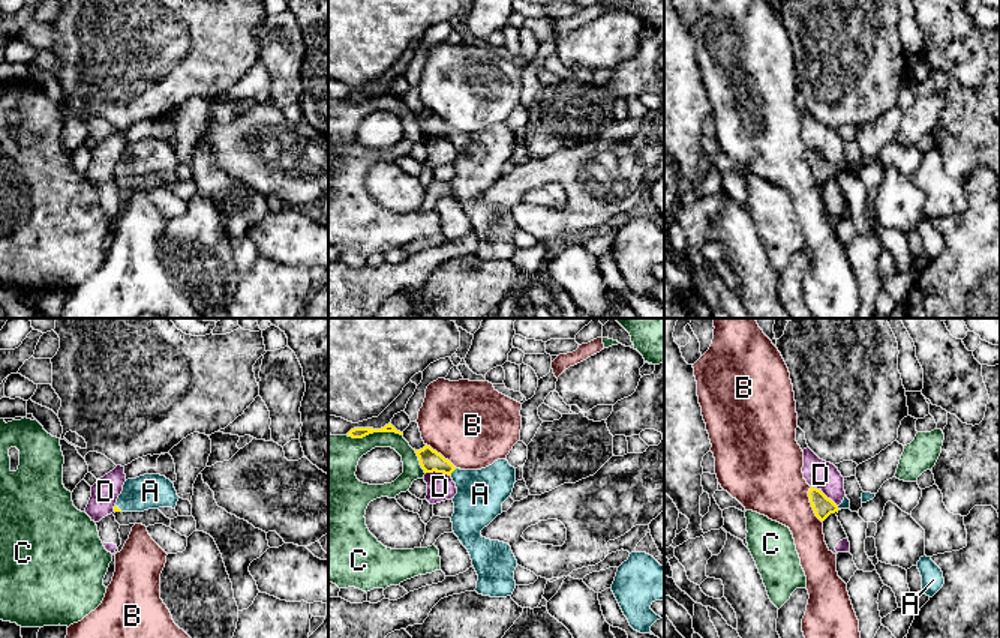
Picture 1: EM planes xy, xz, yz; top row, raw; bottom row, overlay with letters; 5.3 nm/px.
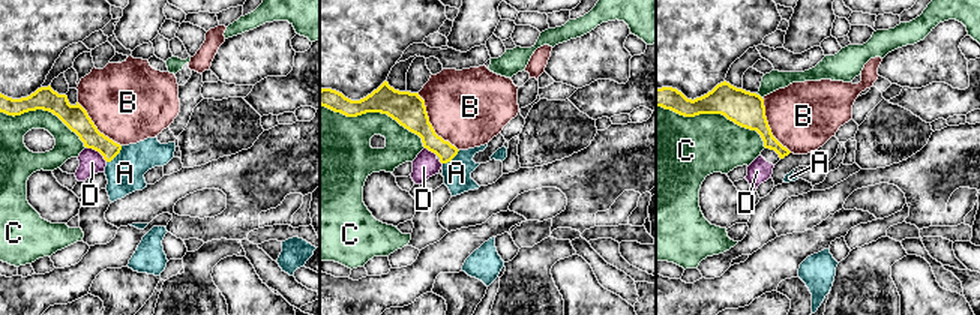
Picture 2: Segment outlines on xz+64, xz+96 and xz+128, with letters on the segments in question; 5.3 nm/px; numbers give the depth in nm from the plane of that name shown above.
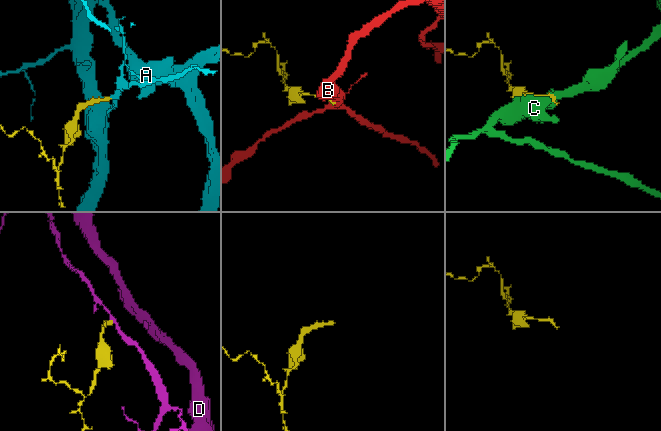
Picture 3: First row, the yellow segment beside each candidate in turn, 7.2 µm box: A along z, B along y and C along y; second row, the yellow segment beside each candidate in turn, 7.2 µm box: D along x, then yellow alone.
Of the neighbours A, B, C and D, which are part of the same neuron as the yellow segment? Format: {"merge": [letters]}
{"merge": ["A"]}

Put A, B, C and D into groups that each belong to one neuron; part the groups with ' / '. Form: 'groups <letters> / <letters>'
groups A / B / C / D

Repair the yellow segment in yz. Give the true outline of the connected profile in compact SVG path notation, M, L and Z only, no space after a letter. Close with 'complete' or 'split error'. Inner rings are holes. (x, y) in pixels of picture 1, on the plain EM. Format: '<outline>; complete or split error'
M813 150L808 155L808 161L810 161L811 171L820 185L825 185L831 177L835 177L840 173L850 171L850 164L847 162L847 159L844 161L843 167L837 170L831 162L828 162L822 156L822 153Z; split error

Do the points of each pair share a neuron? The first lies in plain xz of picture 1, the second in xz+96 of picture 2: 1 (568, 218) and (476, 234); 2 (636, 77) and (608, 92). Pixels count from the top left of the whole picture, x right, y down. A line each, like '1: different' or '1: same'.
1: different
2: same

